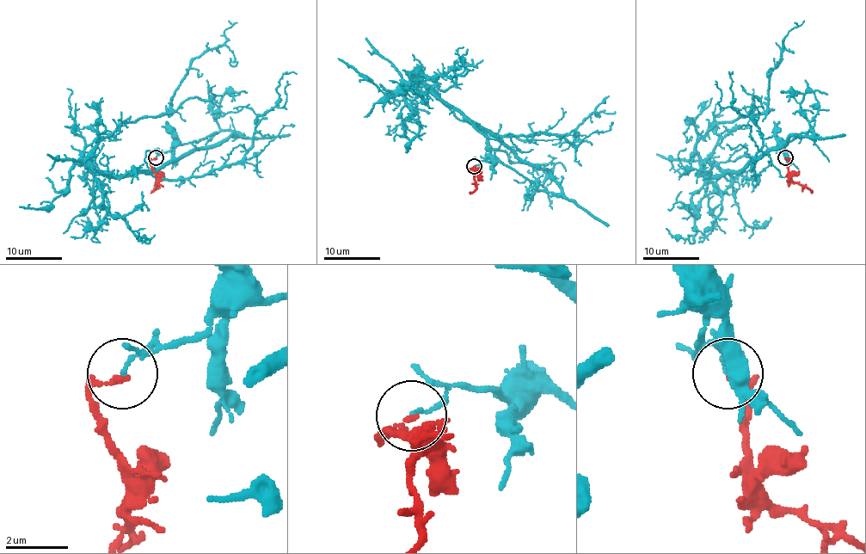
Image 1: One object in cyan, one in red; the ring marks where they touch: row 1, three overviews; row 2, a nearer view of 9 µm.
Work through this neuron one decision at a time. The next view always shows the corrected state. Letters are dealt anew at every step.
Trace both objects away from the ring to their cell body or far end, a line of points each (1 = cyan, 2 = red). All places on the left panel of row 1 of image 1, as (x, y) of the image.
1: (155, 157), (242, 136), (154, 170), (91, 163), (119, 125), (166, 115), (194, 58), (230, 58)
2: (155, 157), (150, 162), (156, 179), (156, 187), (150, 193)

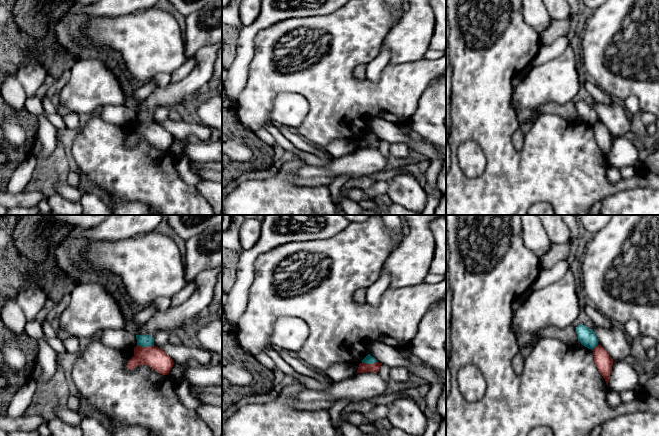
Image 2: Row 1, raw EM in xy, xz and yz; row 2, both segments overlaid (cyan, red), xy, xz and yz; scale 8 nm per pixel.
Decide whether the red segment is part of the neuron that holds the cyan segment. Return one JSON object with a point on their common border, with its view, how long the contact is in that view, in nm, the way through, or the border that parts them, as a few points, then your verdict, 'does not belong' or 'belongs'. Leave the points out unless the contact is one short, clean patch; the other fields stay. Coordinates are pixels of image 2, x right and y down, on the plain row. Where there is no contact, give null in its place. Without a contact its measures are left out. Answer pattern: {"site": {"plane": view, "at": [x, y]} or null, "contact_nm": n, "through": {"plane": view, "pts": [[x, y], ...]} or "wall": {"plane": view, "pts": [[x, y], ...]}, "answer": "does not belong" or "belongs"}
{"site": {"plane": "xy", "at": [145, 122]}, "contact_nm": 140, "wall": {"plane": "xy", "pts": [[137, 121], [153, 122]]}, "answer": "does not belong"}

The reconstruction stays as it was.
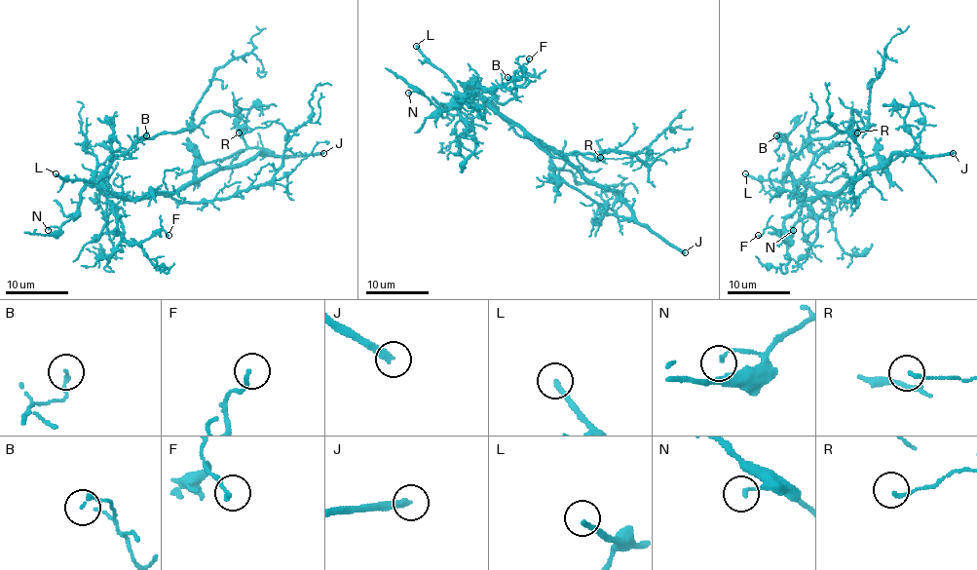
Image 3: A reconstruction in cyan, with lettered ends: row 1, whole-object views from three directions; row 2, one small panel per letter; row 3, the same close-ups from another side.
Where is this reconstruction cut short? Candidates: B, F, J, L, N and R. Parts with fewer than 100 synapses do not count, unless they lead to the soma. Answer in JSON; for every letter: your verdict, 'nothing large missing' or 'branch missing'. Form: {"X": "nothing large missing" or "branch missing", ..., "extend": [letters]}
{"B": "nothing large missing", "F": "nothing large missing", "J": "branch missing", "L": "branch missing", "N": "nothing large missing", "R": "nothing large missing", "extend": ["J", "L"]}

